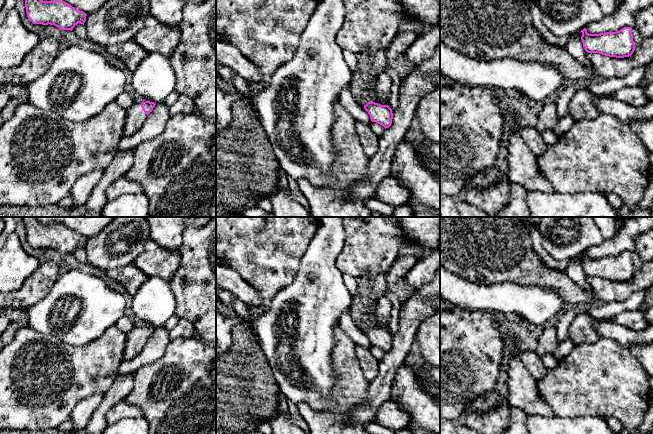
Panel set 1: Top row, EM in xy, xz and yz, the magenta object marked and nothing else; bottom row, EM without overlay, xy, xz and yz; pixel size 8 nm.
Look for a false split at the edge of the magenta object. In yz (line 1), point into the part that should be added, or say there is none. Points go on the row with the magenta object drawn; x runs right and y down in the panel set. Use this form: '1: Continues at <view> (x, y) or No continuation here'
1: No continuation here

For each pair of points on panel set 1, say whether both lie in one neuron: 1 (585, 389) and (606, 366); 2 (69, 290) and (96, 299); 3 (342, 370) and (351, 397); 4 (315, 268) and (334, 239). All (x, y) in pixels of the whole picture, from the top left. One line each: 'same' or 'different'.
1: same
2: same
3: same
4: same

